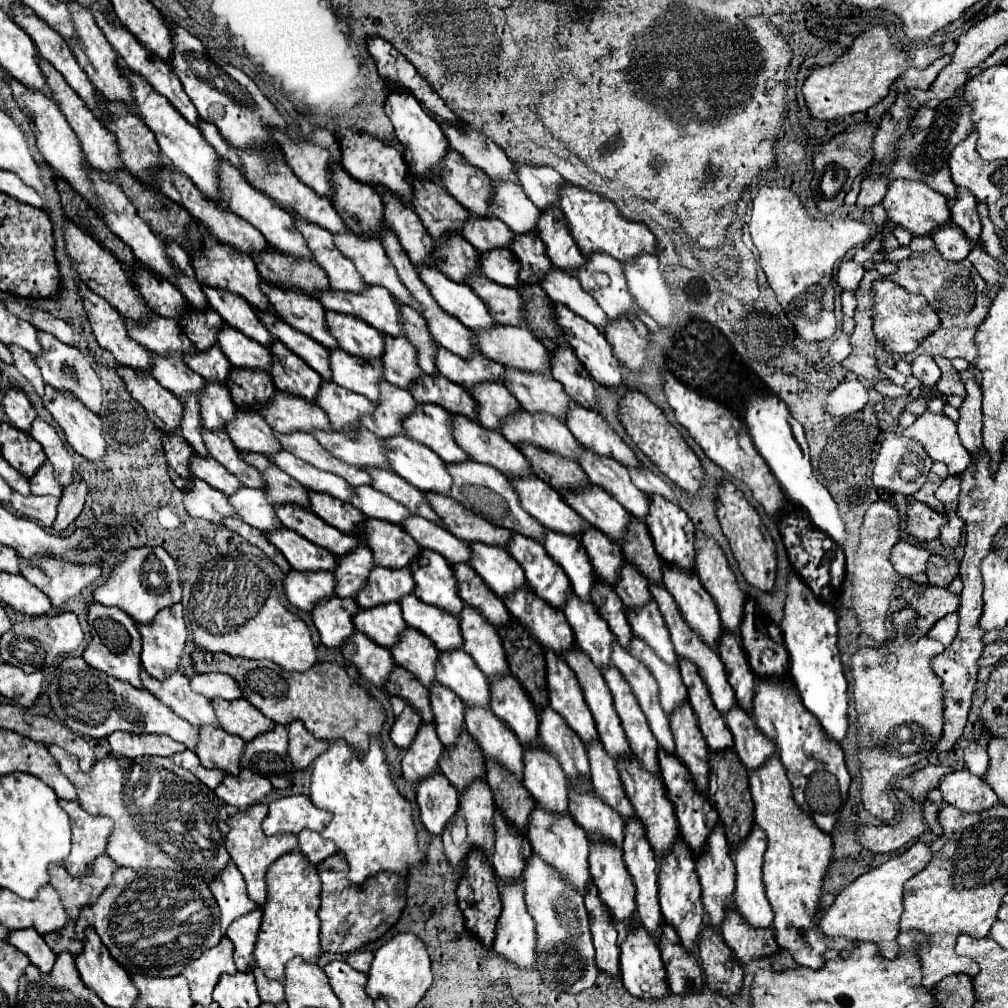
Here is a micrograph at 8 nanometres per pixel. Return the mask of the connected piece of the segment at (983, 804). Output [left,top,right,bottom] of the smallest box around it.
[940,769,998,813]

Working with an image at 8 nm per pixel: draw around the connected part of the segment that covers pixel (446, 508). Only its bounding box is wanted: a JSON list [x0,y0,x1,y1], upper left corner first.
[426,493,512,547]

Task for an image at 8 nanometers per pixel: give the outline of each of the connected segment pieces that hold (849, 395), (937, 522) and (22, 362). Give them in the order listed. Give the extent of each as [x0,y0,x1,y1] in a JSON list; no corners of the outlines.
[[826,381,868,417],[906,501,946,541],[10,345,44,397]]

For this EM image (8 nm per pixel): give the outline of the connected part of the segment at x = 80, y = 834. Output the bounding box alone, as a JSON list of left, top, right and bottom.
[60,801,114,875]

